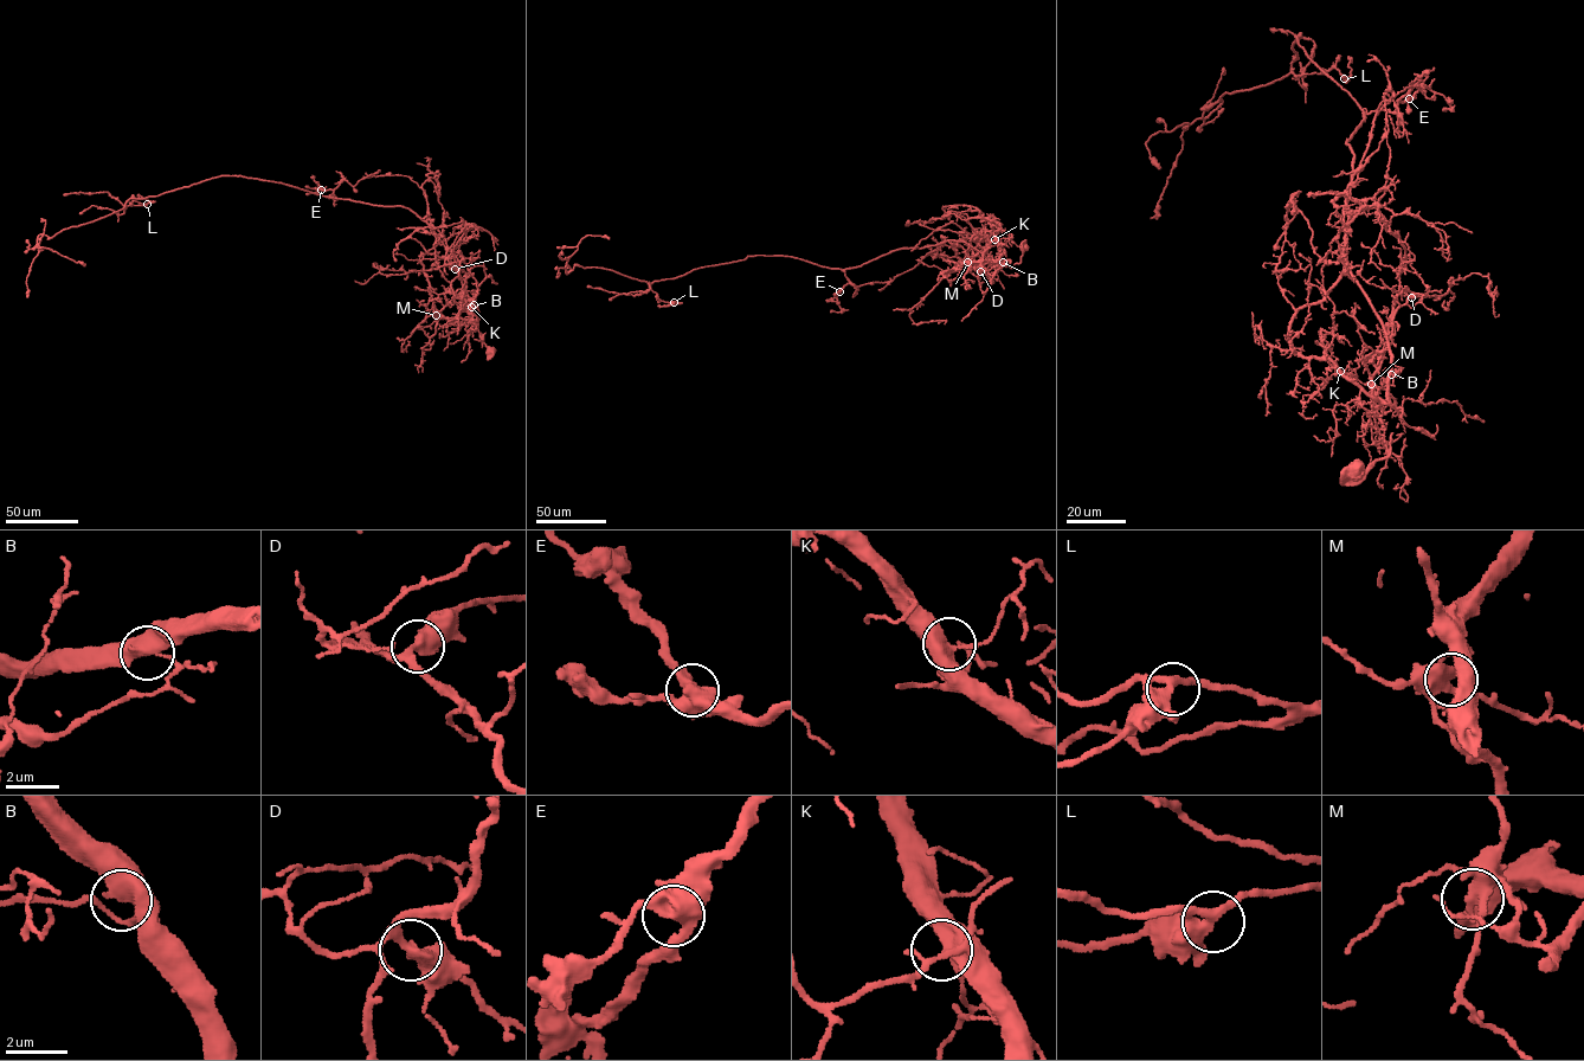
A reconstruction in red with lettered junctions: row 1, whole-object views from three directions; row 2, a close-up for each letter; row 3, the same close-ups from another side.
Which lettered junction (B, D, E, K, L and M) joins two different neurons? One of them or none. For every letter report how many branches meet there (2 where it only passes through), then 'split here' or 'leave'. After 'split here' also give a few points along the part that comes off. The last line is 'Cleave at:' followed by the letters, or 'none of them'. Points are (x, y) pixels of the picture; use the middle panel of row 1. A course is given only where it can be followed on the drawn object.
B: branches 3; split here; course (1003, 262), (989, 270)
D: branches 3; leave
E: branches 3; leave
K: branches 3; leave
L: branches 3; leave
M: branches 3; leave
Cleave at: B

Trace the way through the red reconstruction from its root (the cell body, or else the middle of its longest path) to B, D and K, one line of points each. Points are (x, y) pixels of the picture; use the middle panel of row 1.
B: (1024, 246), (1019, 263), (1011, 268), (1010, 261), (1003, 262)
D: (1024, 246), (1021, 262), (1012, 268), (993, 261), (972, 261), (976, 255), (992, 262), (984, 264), (980, 271)
K: (1024, 246), (1021, 262), (1011, 268), (998, 262), (995, 239)

